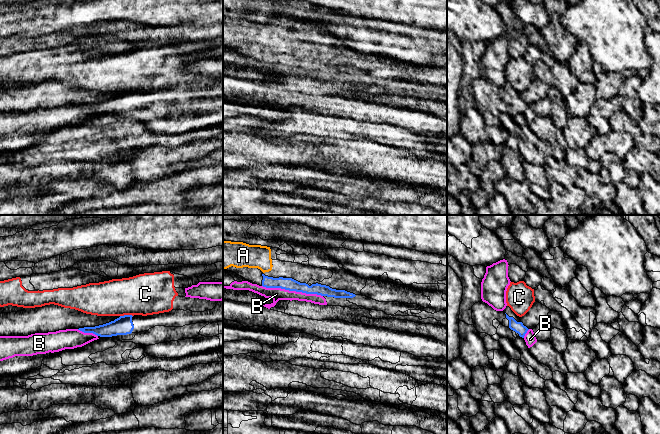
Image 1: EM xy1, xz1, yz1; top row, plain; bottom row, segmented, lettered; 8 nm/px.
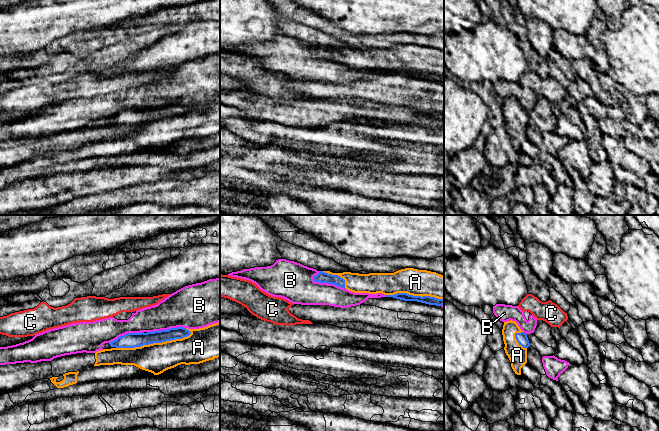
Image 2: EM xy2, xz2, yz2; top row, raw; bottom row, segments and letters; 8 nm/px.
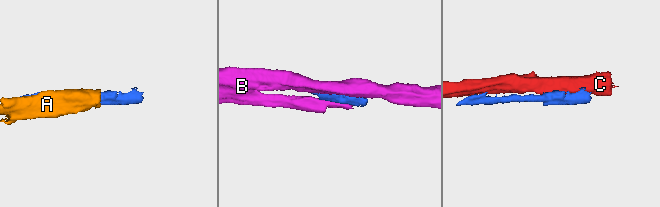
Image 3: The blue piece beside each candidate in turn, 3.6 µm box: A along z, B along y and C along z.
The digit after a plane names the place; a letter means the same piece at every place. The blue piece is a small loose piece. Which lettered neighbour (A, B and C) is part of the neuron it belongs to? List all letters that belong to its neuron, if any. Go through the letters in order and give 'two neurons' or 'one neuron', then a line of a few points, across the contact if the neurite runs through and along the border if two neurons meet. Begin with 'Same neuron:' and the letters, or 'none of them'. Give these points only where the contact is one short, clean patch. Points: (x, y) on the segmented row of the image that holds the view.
Same neuron: A
A: one neuron
B: two neurons
C: two neurons

